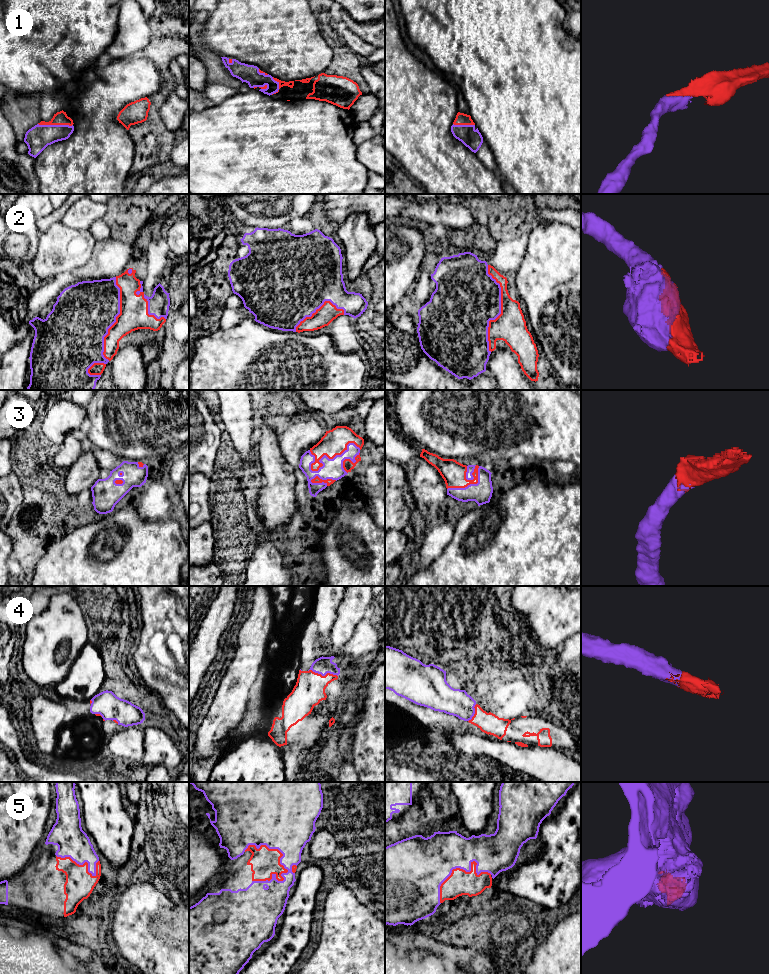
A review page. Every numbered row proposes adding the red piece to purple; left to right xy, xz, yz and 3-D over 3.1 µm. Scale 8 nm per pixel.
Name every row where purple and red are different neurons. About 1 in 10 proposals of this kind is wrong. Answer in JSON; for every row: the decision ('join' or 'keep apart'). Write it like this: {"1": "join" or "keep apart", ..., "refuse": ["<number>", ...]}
{"1": "join", "2": "join", "3": "join", "4": "join", "5": "join", "refuse": []}

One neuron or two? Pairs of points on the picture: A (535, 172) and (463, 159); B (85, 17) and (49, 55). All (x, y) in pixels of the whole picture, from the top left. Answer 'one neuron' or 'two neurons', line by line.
A: two neurons
B: one neuron

